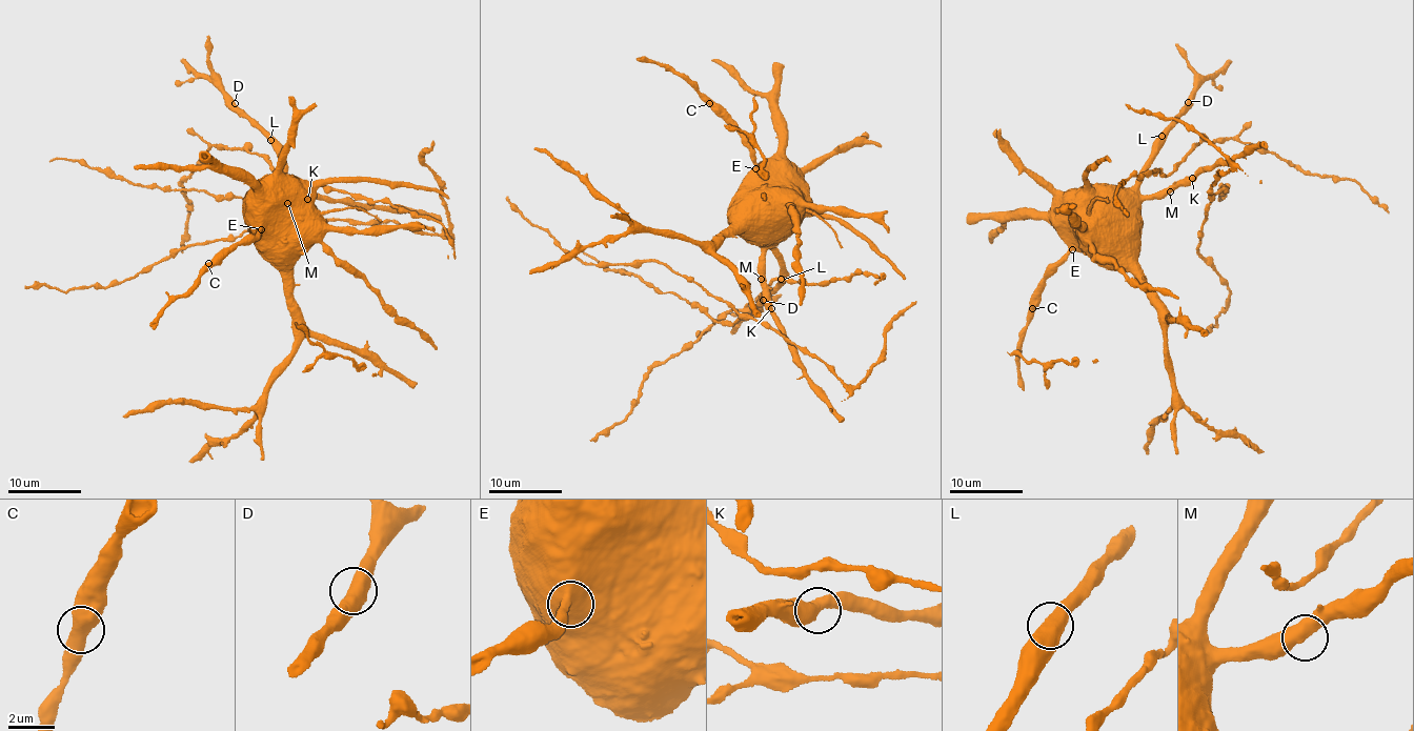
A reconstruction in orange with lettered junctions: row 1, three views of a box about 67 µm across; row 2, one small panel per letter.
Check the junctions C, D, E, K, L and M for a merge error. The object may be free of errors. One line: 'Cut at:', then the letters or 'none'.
Cut at: none

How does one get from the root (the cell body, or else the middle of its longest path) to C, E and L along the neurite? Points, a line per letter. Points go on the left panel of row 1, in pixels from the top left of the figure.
C: (261, 193), (260, 210), (255, 217), (260, 228), (255, 237), (249, 234), (208, 263)
E: (261, 193), (260, 210), (255, 217), (255, 223), (261, 229)
L: (261, 193), (265, 195), (263, 189), (273, 194), (284, 169), (282, 151), (270, 140)

